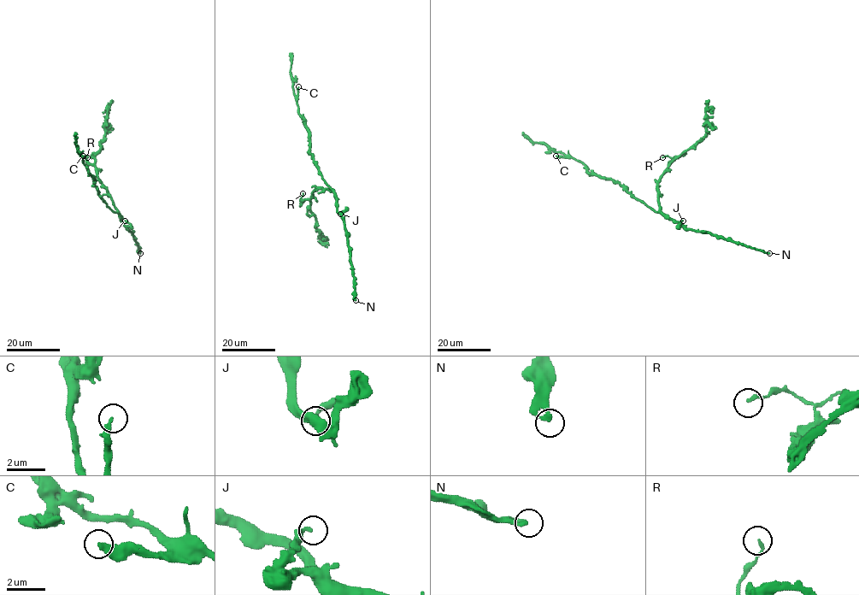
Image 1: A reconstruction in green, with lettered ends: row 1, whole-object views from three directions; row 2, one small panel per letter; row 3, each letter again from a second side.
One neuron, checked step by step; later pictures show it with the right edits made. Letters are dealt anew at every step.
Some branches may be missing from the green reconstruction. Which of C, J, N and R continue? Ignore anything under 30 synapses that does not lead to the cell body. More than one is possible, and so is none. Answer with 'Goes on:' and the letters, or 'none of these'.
Goes on: none of these

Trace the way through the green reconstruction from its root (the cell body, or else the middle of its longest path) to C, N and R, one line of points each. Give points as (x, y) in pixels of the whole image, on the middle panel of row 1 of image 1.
C: (323, 179), (310, 152), (306, 122), (299, 114), (297, 102), (298, 86)
N: (323, 179), (334, 194), (336, 210), (343, 219), (355, 300)
R: (323, 179), (332, 191), (317, 189), (309, 199), (301, 203), (303, 193)

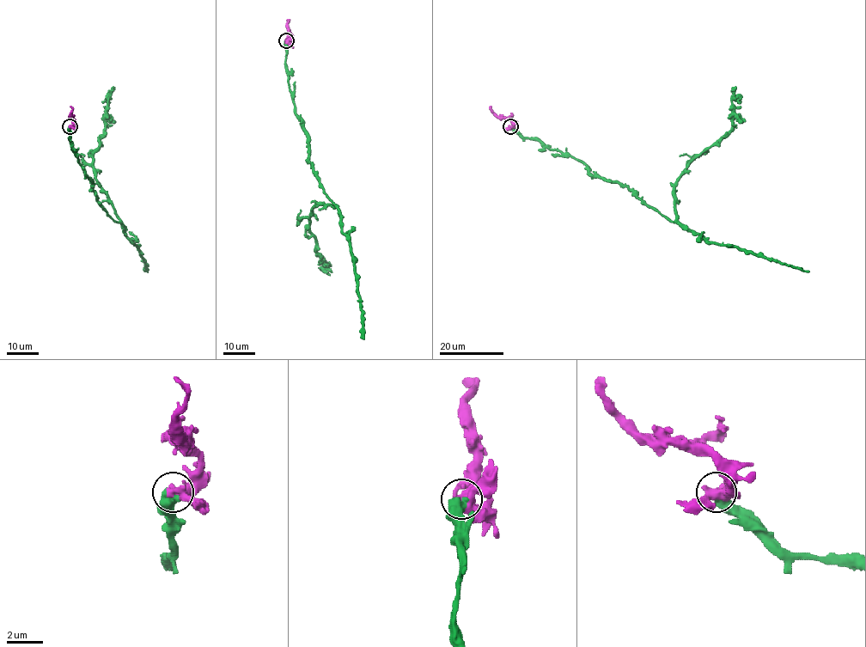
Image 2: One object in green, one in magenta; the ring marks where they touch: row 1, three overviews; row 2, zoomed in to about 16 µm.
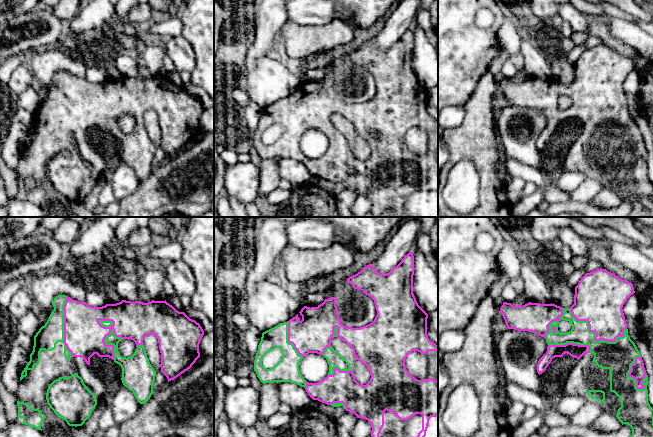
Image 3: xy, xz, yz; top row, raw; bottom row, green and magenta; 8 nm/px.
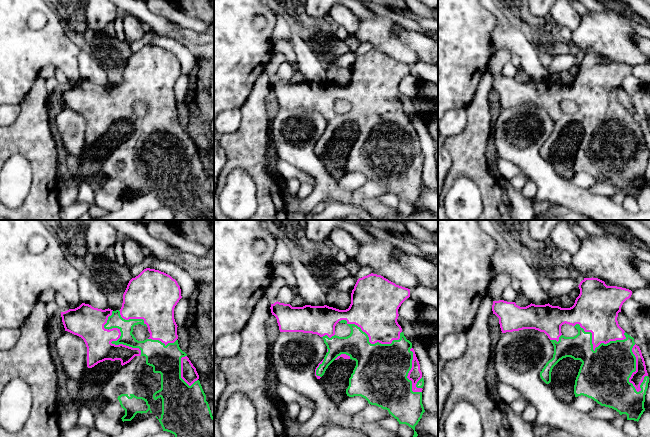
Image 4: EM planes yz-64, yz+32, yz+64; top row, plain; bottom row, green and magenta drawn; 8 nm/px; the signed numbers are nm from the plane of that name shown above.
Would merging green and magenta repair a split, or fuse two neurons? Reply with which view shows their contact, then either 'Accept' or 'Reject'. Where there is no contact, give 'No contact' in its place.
Touches green in yz. Accept

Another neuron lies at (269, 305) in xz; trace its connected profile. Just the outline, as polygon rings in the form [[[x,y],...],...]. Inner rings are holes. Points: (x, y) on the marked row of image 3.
[[[270,280],[255,285],[253,293],[244,298],[240,311],[251,325],[265,332],[295,317],[303,308],[297,297]]]

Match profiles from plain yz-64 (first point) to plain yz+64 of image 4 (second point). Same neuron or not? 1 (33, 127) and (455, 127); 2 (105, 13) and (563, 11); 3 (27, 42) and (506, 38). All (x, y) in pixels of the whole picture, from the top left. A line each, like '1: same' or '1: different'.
1: different
2: different
3: different

